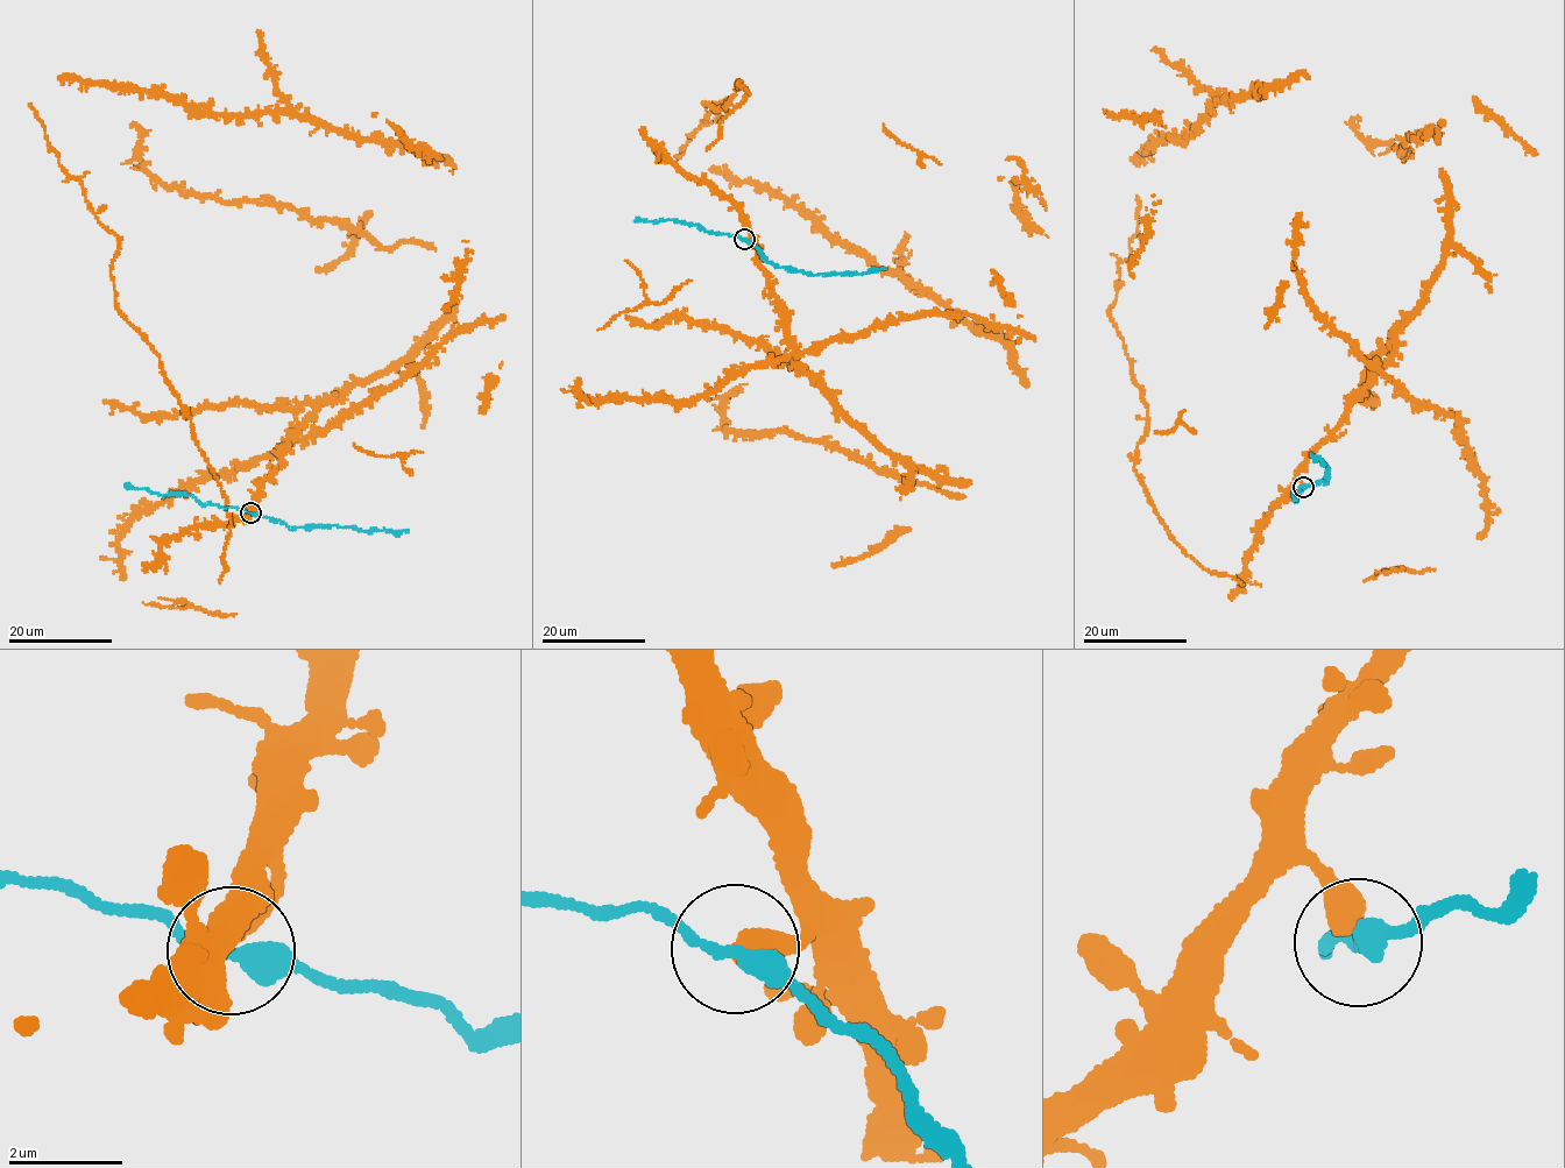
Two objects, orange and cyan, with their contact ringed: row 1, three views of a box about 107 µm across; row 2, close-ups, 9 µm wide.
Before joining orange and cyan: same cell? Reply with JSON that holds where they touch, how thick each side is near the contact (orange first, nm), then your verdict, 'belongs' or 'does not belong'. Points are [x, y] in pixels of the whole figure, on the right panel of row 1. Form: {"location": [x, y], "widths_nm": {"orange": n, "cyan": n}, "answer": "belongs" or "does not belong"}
{"location": [1303, 487], "widths_nm": {"orange": 500, "cyan": 320}, "answer": "belongs"}

